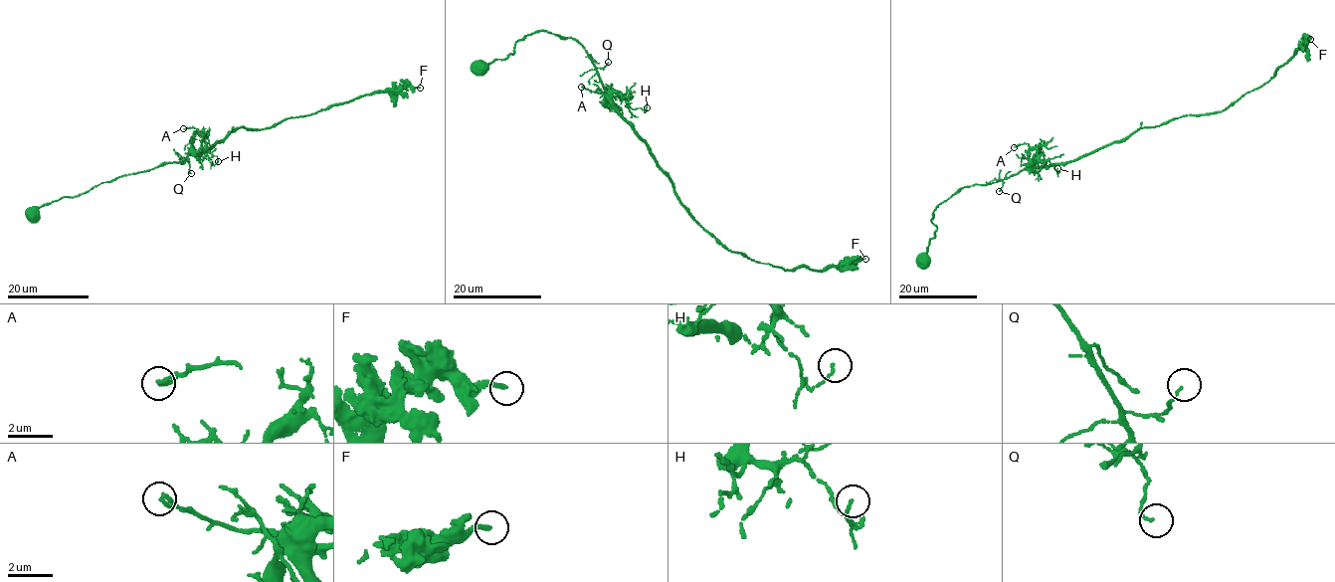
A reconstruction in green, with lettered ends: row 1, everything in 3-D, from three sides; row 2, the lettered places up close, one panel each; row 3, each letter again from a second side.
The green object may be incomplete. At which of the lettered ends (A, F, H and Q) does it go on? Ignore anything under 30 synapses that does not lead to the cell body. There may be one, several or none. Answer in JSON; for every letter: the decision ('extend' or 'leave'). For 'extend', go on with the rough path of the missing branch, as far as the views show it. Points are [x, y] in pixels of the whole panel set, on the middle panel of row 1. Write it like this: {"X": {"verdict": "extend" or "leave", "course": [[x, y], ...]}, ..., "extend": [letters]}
{"A": {"verdict": "leave"}, "F": {"verdict": "leave"}, "H": {"verdict": "leave"}, "Q": {"verdict": "leave"}, "extend": []}

